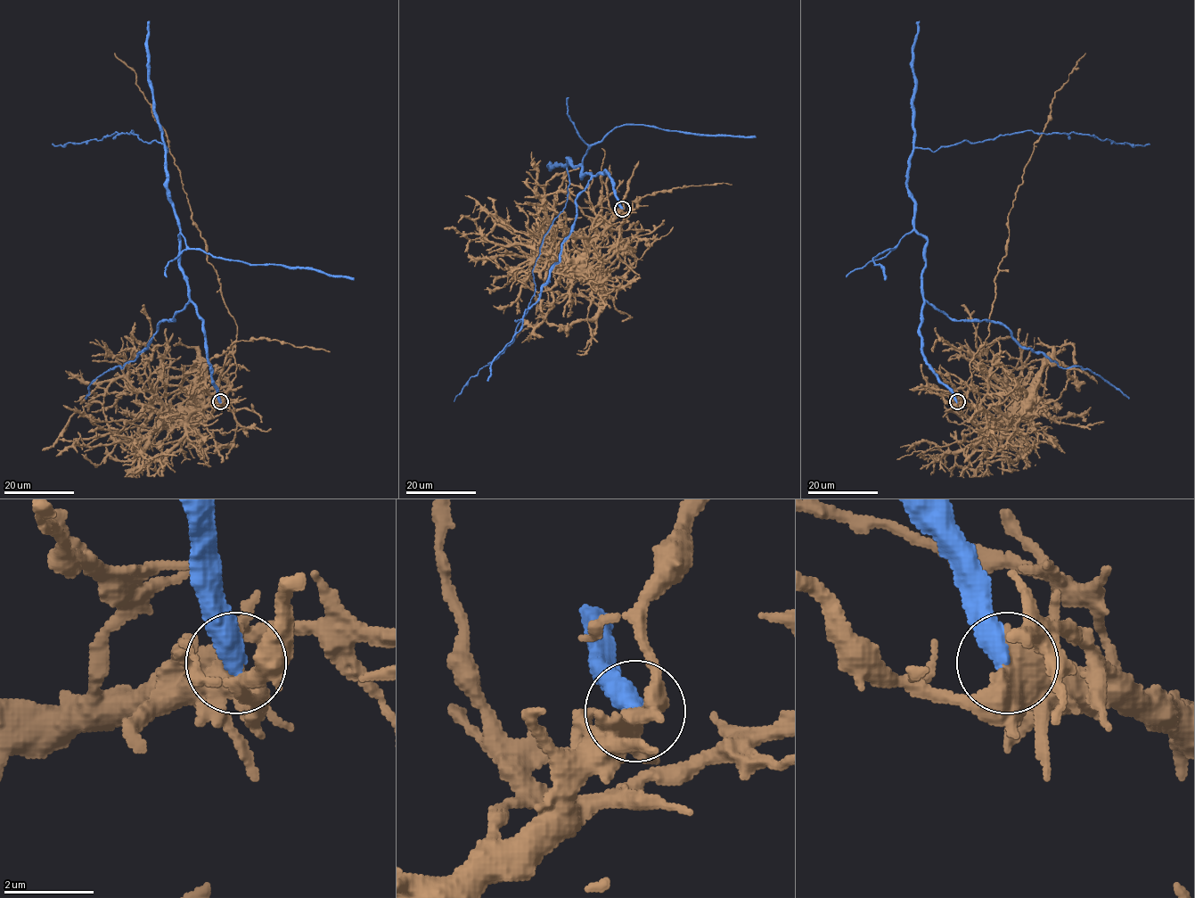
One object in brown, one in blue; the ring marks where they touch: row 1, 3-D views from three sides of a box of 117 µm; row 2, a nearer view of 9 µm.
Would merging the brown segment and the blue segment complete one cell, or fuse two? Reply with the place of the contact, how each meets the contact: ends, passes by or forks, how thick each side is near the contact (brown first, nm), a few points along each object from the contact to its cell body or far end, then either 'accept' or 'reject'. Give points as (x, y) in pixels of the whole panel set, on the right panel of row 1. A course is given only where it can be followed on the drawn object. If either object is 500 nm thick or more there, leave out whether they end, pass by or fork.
(957, 401) | brown forks | blue ends | 440/480 nm | brown via (957, 401), (977, 406), (970, 362), (988, 335), (994, 277), (1006, 255), (1008, 214), (1054, 94), (1085, 53) | blue via (957, 401), (922, 352), (927, 241), (915, 228), (908, 188), (912, 152), (1026, 130), (1149, 144) | reject

